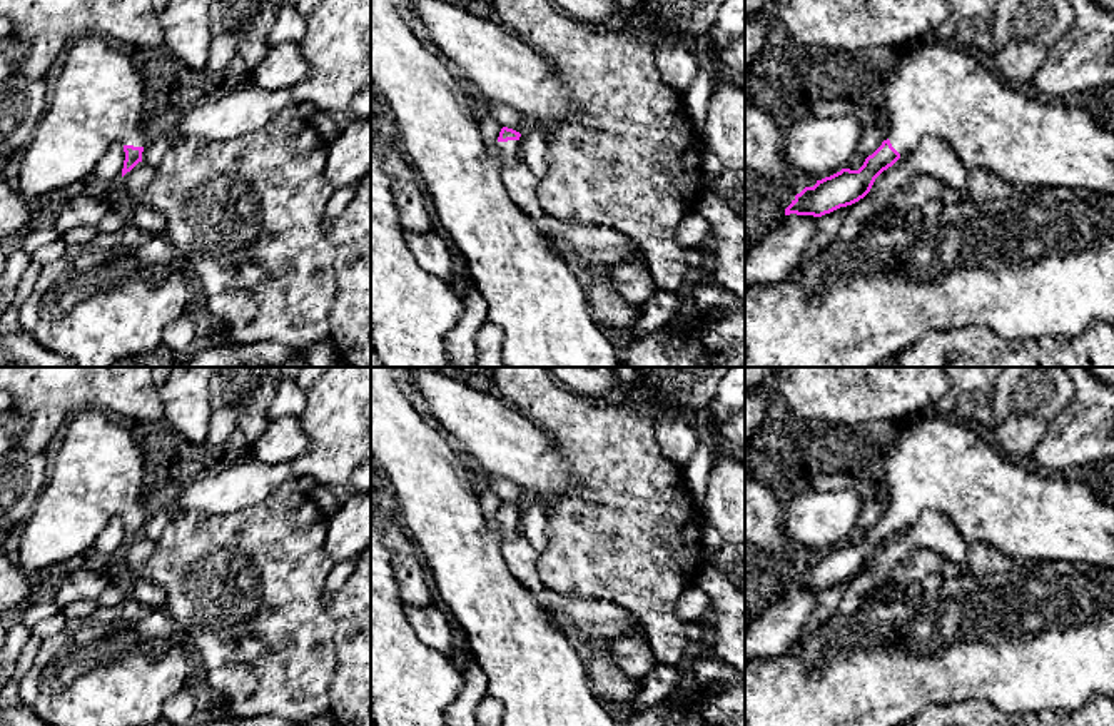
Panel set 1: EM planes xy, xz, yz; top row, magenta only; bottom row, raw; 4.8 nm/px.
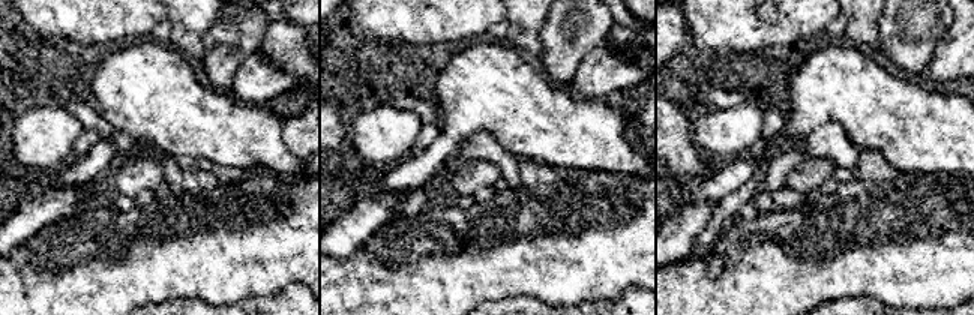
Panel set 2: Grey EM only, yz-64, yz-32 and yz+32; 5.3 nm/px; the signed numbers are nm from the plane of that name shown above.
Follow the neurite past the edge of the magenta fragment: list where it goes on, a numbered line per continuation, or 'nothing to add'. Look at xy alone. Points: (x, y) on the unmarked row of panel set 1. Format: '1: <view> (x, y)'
1: xy (97, 474)

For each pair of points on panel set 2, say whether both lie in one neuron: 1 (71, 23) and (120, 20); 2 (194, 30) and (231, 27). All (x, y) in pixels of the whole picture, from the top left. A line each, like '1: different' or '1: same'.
1: same
2: different

